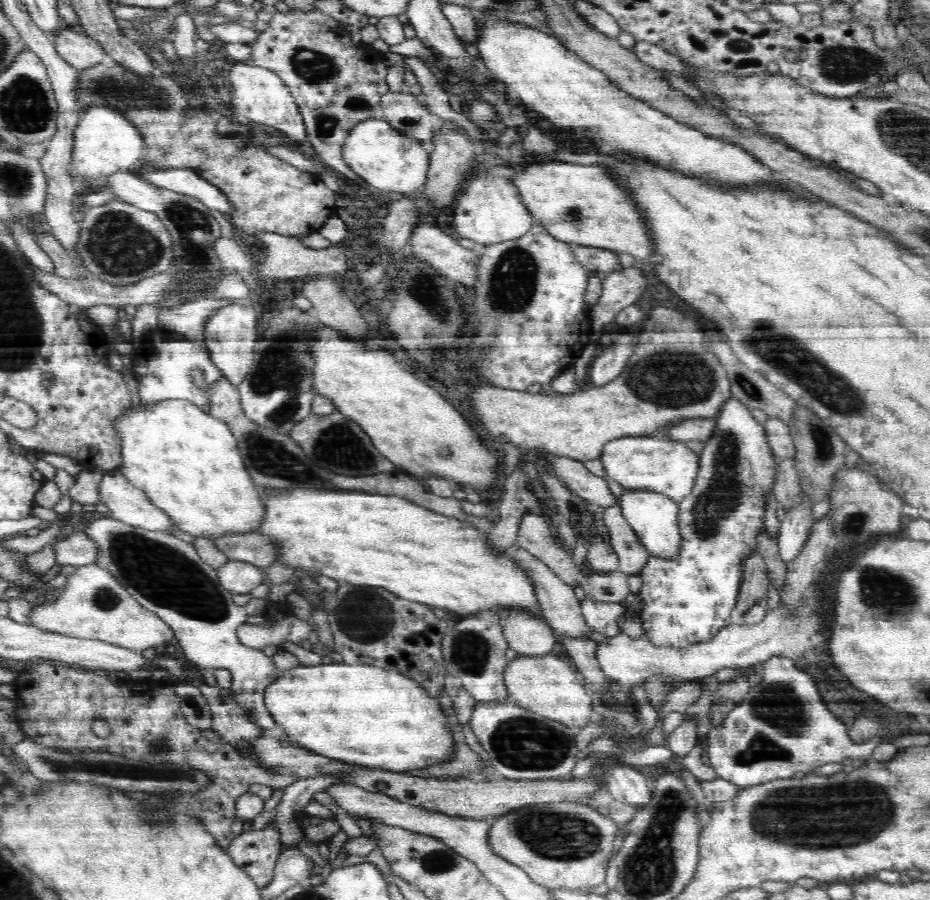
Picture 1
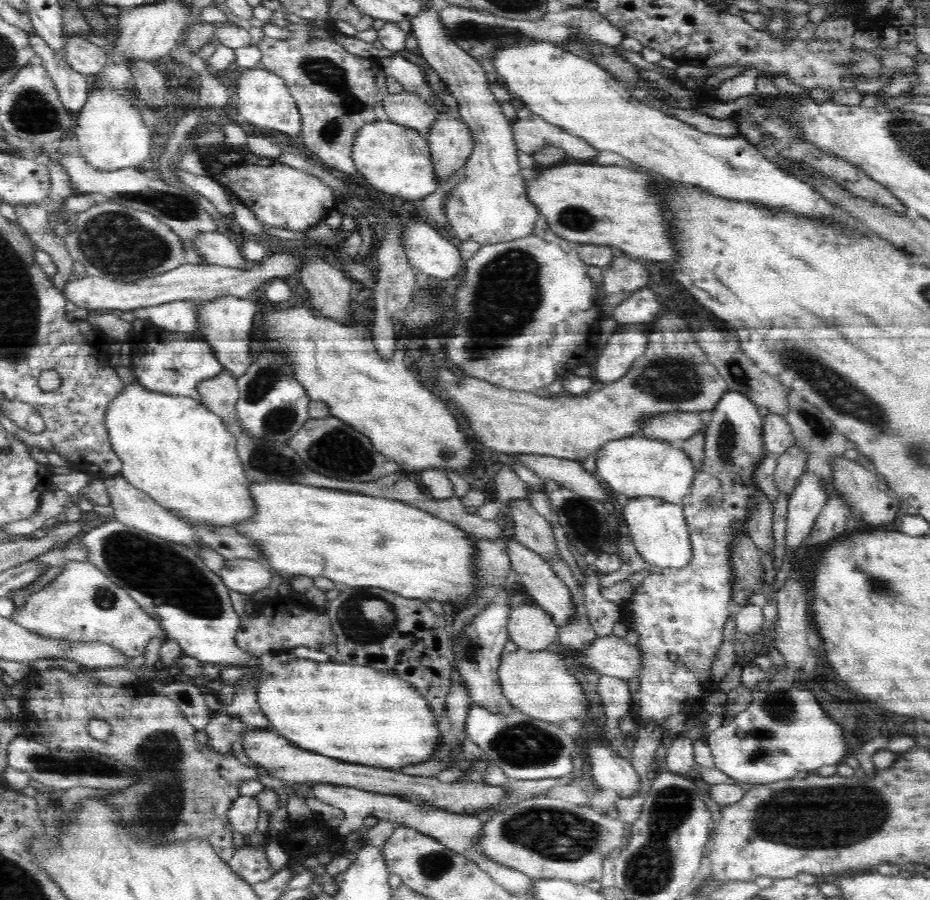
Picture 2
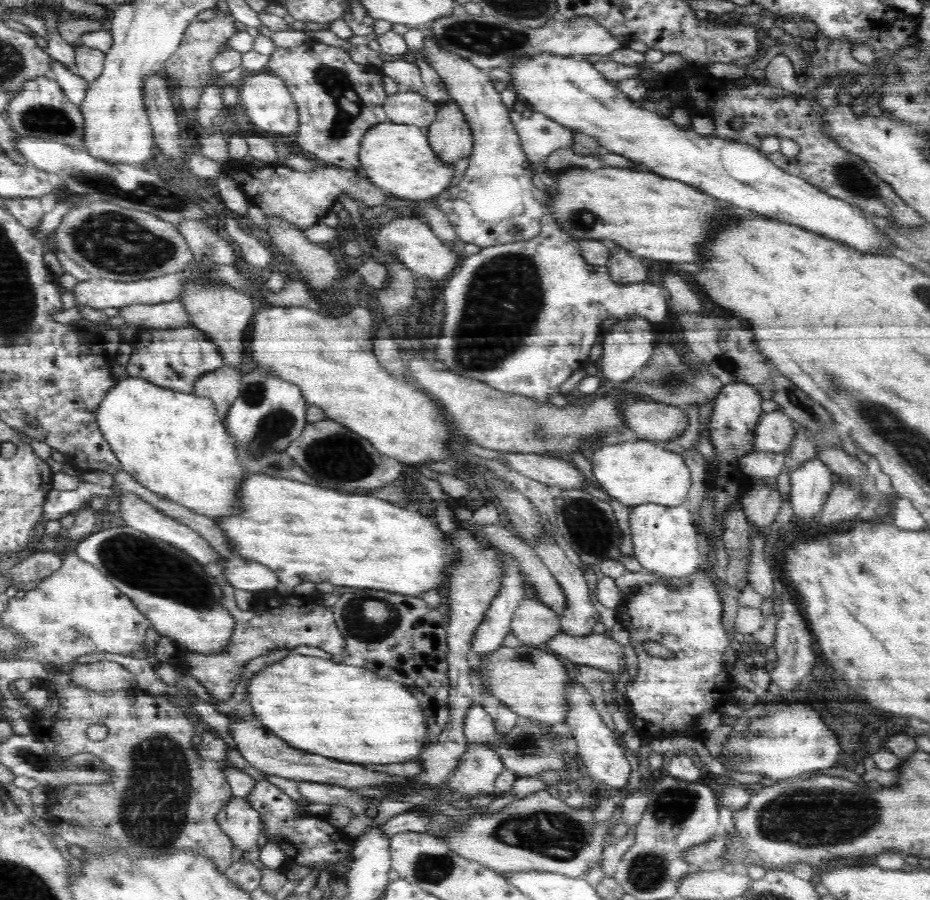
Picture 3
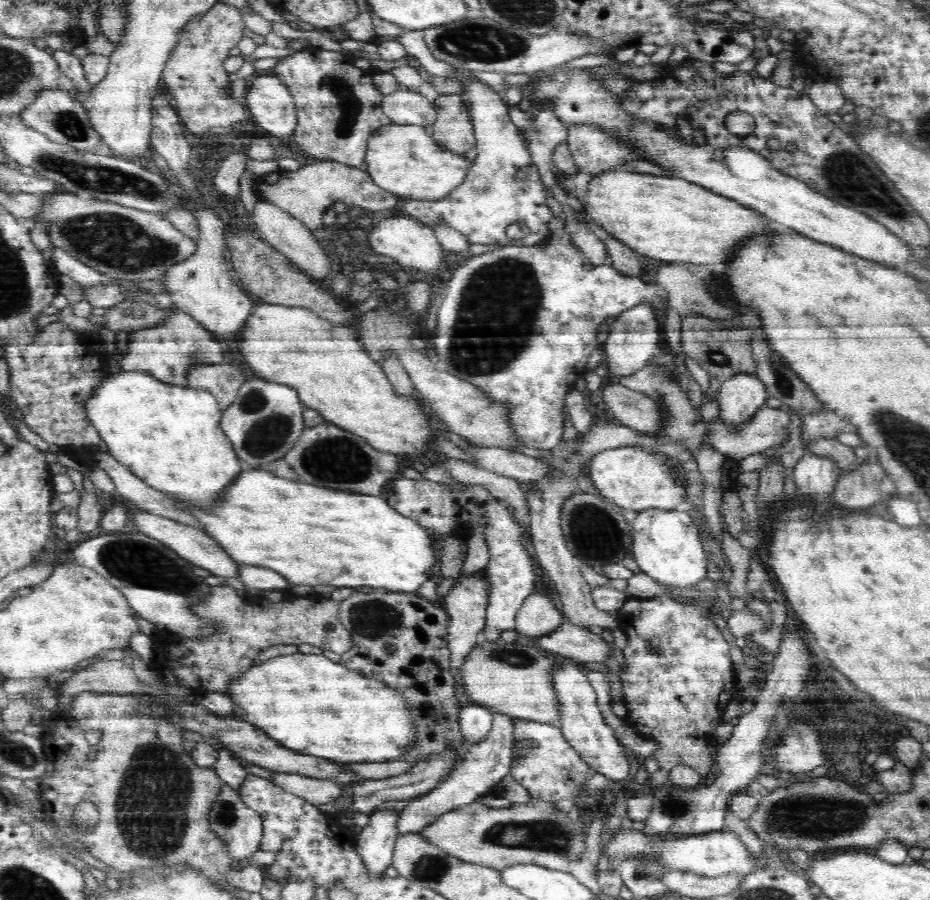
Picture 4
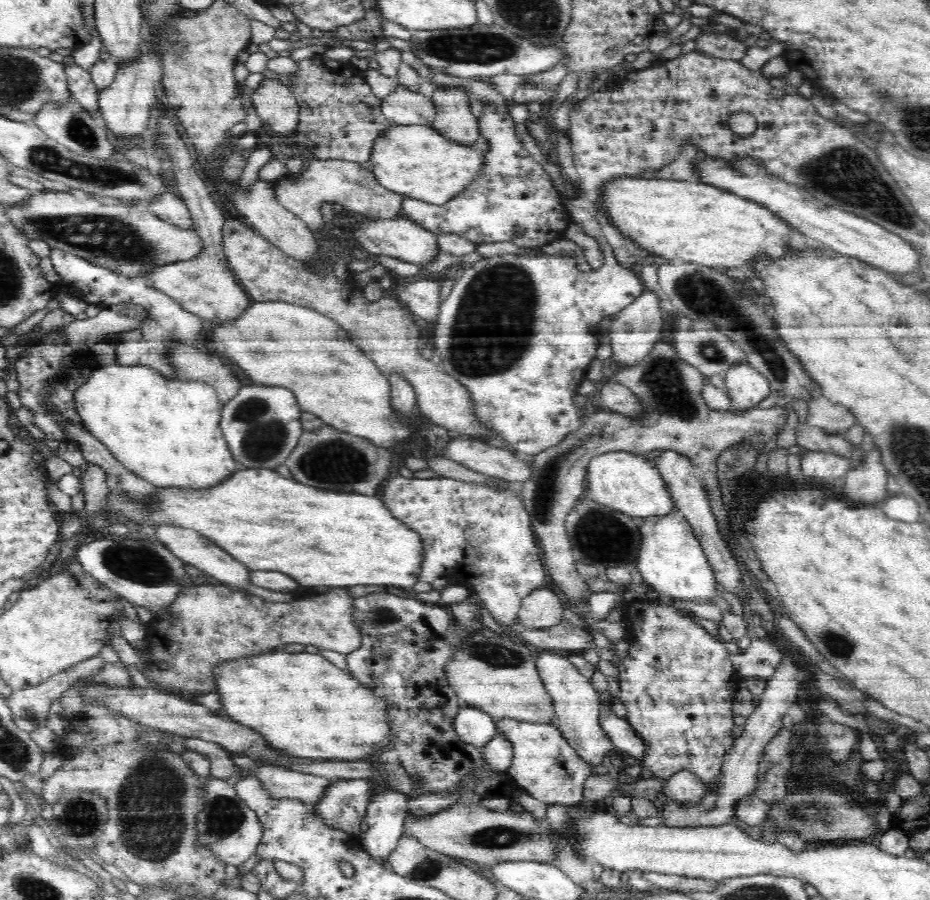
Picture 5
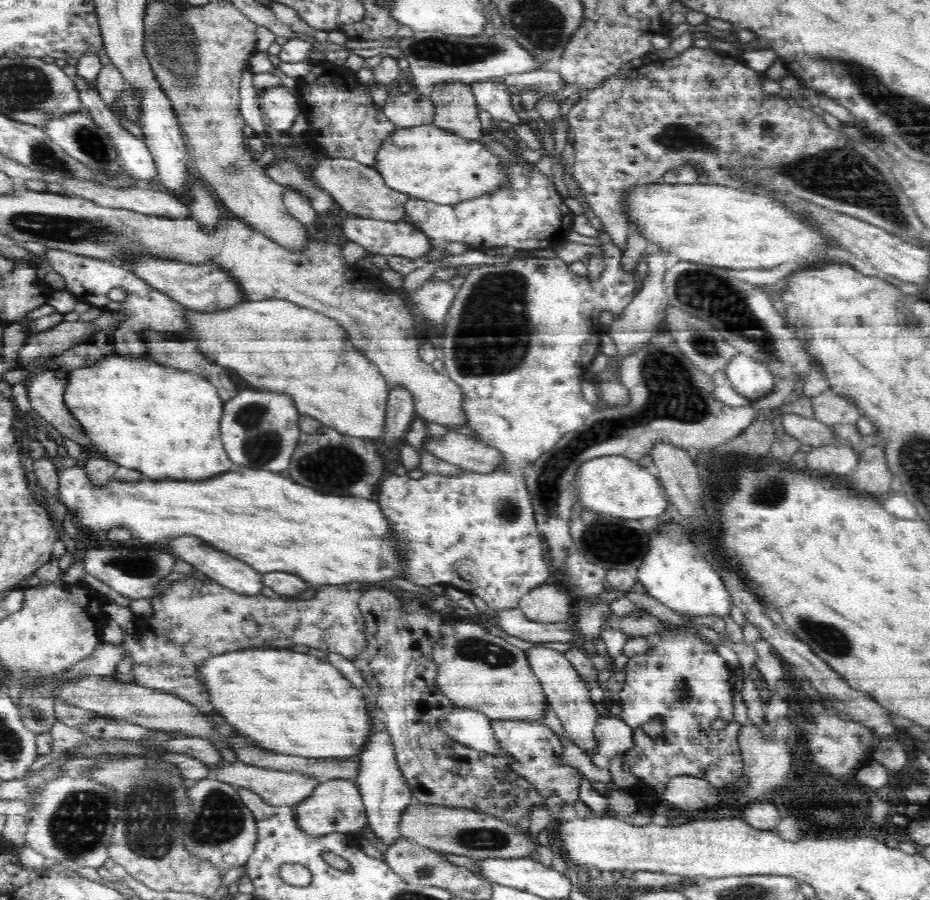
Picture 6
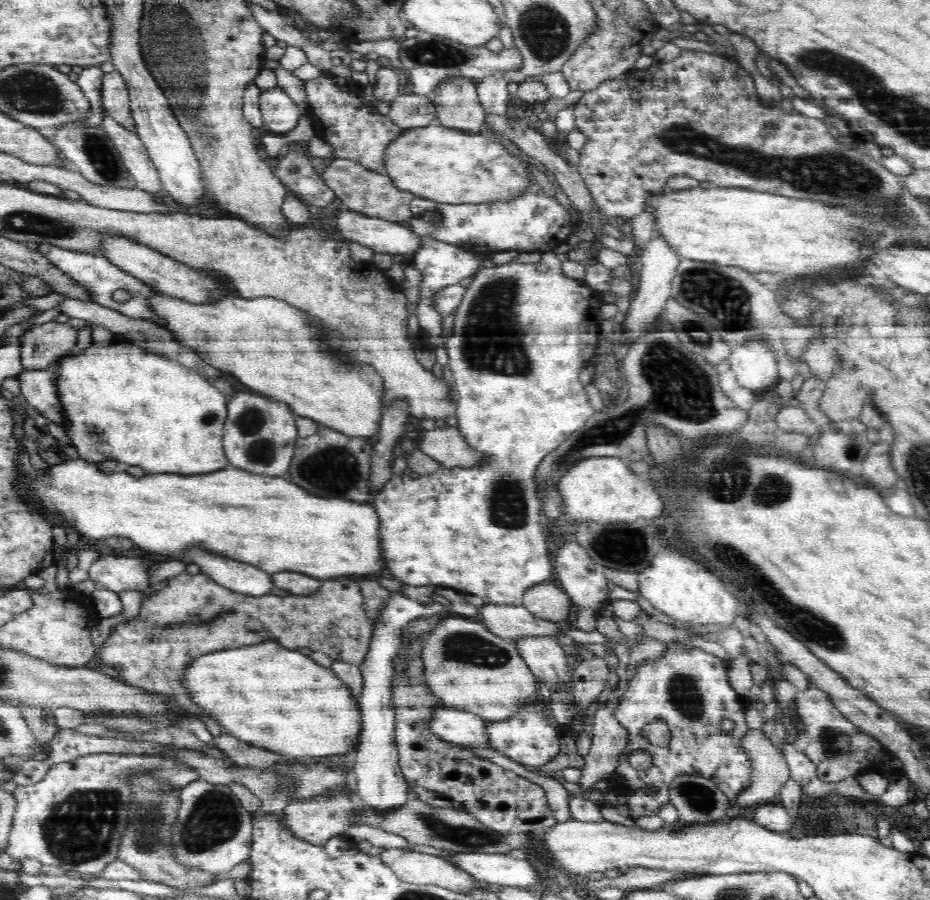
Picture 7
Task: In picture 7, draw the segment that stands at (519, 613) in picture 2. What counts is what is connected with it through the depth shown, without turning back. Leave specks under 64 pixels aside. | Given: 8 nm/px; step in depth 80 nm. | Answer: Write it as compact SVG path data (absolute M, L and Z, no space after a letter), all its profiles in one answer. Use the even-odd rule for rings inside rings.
M555 581L532 586L523 595L522 606L539 619L565 621L572 608L570 596Z

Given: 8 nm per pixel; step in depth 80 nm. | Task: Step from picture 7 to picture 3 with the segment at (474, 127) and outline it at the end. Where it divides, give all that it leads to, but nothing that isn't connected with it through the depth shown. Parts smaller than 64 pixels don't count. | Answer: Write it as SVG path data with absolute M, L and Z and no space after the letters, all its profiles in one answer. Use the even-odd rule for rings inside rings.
M452 101L439 104L436 118L427 126L425 135L435 158L444 167L452 167L471 155L472 131L462 111Z

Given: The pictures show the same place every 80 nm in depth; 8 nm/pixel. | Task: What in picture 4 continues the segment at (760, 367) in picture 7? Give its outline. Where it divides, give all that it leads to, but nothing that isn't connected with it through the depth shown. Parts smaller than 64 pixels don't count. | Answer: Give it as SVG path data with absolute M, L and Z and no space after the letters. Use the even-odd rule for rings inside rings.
M744 374L732 376L721 383L717 396L720 414L716 421L729 432L738 432L750 424L768 398L762 381Z

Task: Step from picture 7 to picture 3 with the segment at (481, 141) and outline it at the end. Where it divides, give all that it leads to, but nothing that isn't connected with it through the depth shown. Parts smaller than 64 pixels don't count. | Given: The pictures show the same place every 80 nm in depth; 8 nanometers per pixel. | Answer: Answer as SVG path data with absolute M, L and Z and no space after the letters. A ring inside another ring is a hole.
M384 121L370 125L358 146L360 171L375 187L406 200L424 200L444 191L451 180L452 167L444 167L432 152L425 131L411 124Z

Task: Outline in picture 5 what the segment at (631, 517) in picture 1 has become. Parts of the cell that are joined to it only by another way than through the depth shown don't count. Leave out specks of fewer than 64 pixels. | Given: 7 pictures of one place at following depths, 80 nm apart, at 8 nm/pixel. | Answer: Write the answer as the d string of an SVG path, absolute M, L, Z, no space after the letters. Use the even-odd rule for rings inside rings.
M680 512L654 513L650 516L642 516L643 522L638 526L640 532L638 555L634 564L639 568L643 580L647 580L654 588L663 590L668 596L666 600L673 603L673 599L696 600L699 602L710 601L715 591L714 575L710 567L706 553L698 541L697 533L693 531L693 525Z

